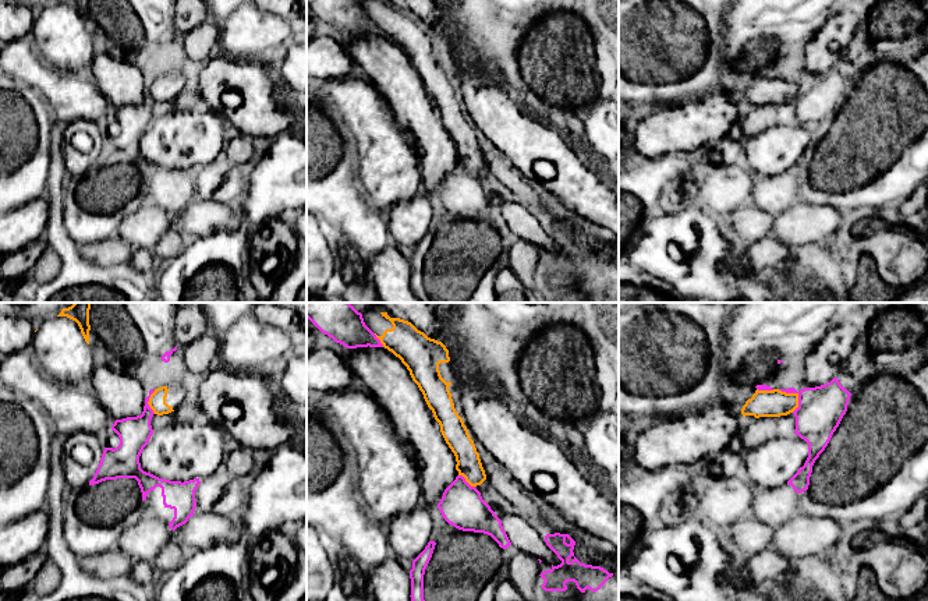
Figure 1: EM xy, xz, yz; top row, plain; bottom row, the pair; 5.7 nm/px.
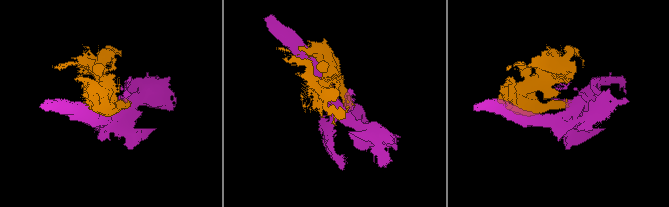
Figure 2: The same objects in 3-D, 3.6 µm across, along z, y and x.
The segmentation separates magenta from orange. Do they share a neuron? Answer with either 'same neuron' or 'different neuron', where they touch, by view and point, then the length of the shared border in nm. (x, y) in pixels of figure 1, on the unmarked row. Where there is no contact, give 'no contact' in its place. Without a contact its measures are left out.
different neuron | yz (796, 80) | 160 nm

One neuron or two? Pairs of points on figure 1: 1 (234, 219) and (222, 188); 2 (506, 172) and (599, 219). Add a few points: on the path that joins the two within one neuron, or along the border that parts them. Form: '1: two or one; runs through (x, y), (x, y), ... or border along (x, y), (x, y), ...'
1: two; border along (204, 200), (238, 209)
2: two; border along (507, 159), (530, 183)

